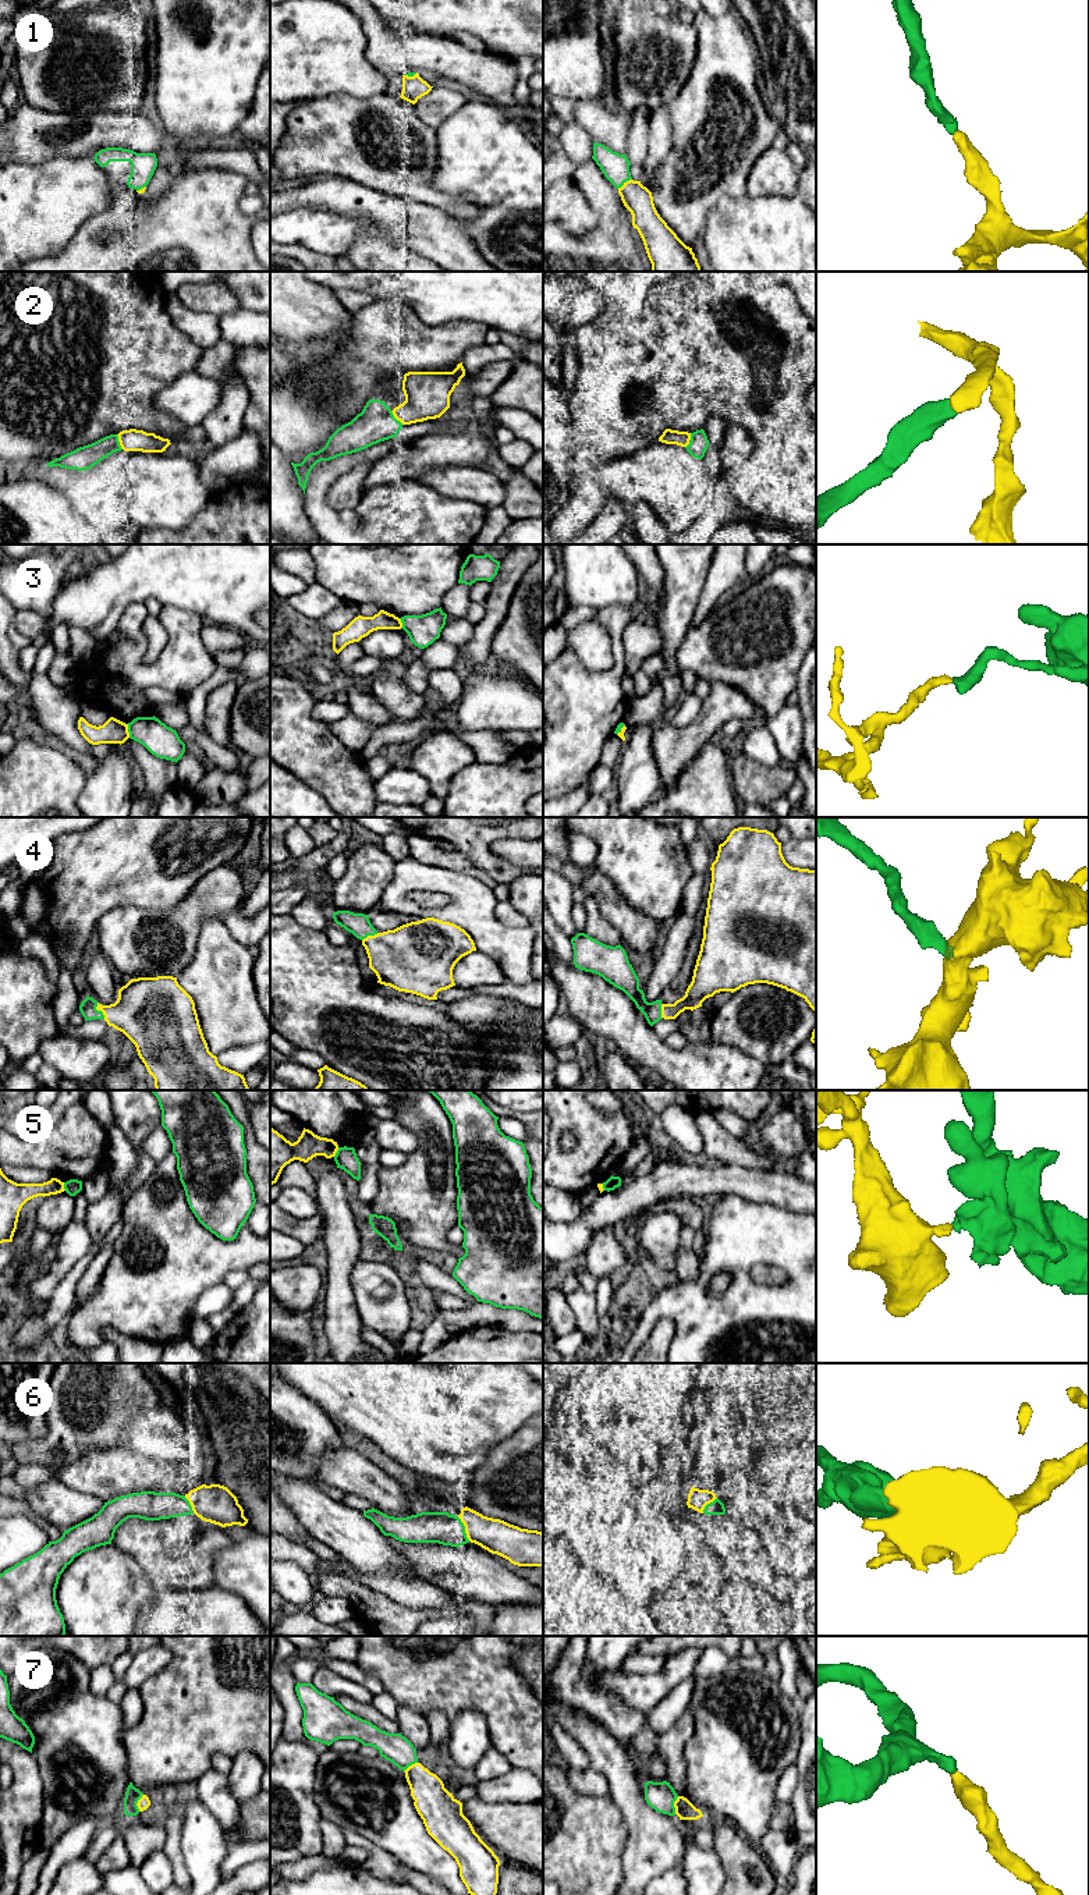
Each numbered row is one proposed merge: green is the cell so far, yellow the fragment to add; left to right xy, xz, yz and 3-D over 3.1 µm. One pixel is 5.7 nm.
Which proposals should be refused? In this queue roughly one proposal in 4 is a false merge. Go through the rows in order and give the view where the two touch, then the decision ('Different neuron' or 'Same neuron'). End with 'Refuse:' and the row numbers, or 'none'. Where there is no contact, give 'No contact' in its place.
1: Touches green in yz. Same neuron
2: Touches green in xy. Same neuron
3: Touches green in xy. Different neuron
4: Touches green in xy. Same neuron
5: Touches green in xz. Different neuron
6: Touches green in xz. Same neuron
7: Touches green in yz. Same neuron
Refuse: 3, 5

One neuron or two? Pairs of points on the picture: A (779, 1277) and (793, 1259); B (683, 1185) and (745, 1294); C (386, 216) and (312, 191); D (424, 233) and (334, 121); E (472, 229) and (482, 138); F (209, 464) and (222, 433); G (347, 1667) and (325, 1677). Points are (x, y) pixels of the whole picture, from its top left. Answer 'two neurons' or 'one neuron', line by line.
A: two neurons
B: two neurons
C: one neuron
D: two neurons
E: one neuron
F: two neurons
G: two neurons

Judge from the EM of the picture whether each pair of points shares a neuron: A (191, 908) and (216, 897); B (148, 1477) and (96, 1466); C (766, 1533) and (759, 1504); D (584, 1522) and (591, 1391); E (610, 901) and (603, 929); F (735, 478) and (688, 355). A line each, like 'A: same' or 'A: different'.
A: same
B: same
C: different
D: different
E: different
F: same

